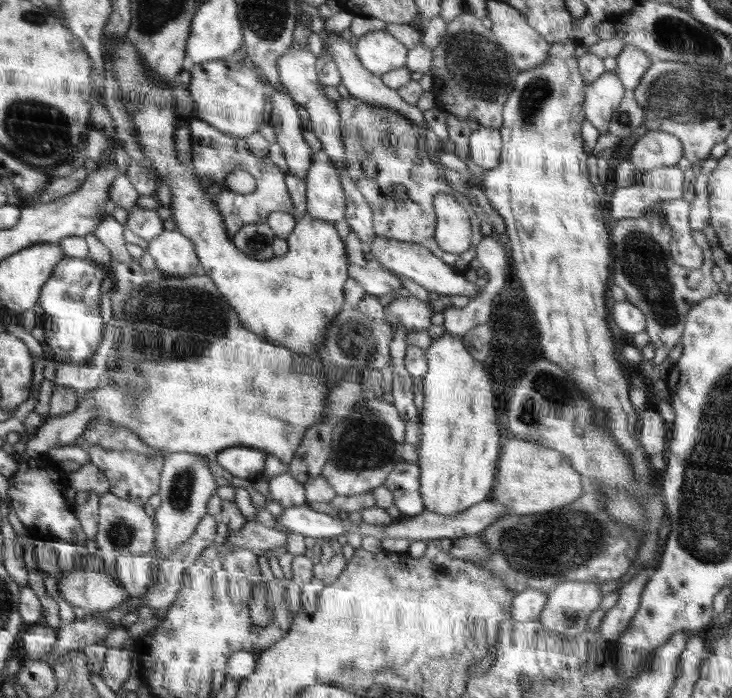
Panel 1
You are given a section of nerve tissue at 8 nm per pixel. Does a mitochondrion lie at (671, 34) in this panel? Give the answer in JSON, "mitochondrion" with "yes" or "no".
{"mitochondrion":"yes"}

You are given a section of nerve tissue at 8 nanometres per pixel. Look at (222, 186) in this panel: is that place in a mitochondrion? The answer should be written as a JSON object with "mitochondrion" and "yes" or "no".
{"mitochondrion":"no"}

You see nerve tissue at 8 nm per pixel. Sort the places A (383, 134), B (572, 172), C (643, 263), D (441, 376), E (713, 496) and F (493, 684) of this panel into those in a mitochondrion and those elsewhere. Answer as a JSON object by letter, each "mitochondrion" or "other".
{"A":"mitochondrion","B":"other","C":"mitochondrion","D":"other","E":"mitochondrion","F":"other"}

